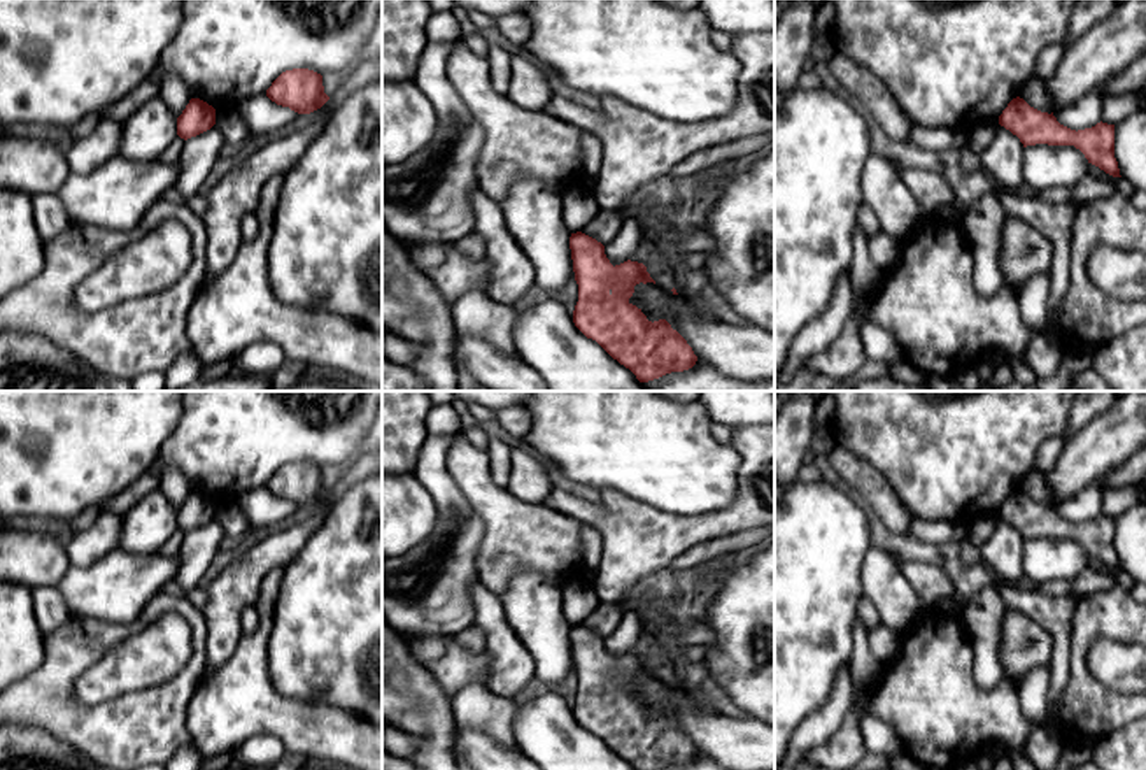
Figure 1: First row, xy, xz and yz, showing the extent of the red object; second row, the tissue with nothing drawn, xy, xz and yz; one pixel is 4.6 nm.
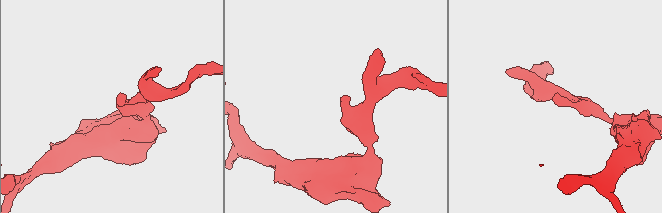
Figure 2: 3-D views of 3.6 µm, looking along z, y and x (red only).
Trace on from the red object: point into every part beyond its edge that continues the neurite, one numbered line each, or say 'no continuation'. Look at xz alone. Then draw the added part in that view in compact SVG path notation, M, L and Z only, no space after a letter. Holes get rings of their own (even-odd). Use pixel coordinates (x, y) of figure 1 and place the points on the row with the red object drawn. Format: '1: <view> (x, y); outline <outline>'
no continuation

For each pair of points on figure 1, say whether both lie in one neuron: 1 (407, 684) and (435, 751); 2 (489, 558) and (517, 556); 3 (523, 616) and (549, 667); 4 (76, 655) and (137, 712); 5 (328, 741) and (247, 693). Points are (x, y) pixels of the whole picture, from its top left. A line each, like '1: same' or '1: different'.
1: same
2: same
3: same
4: same
5: same

